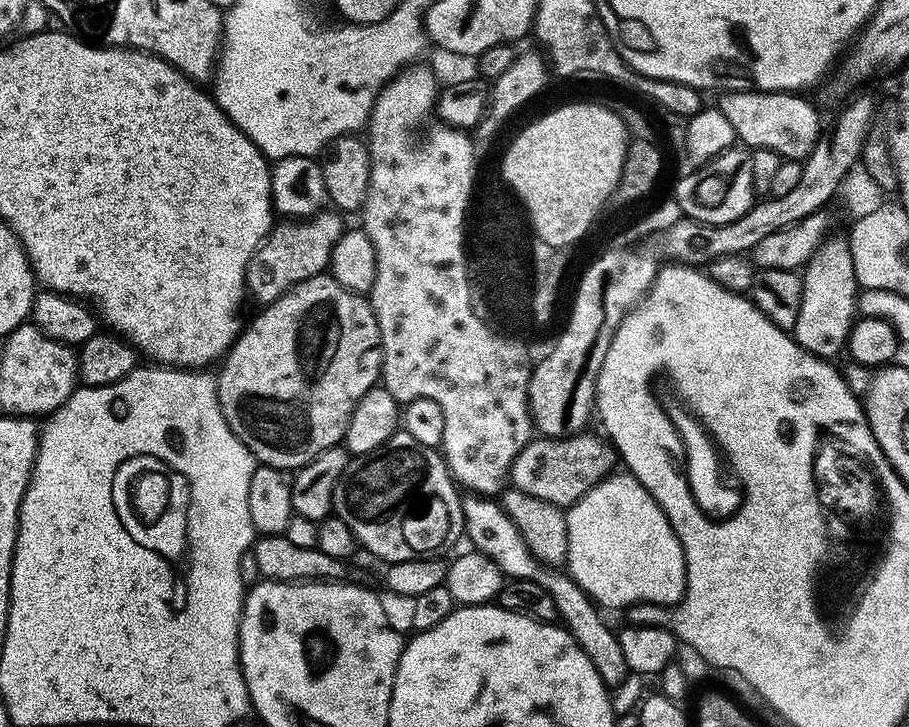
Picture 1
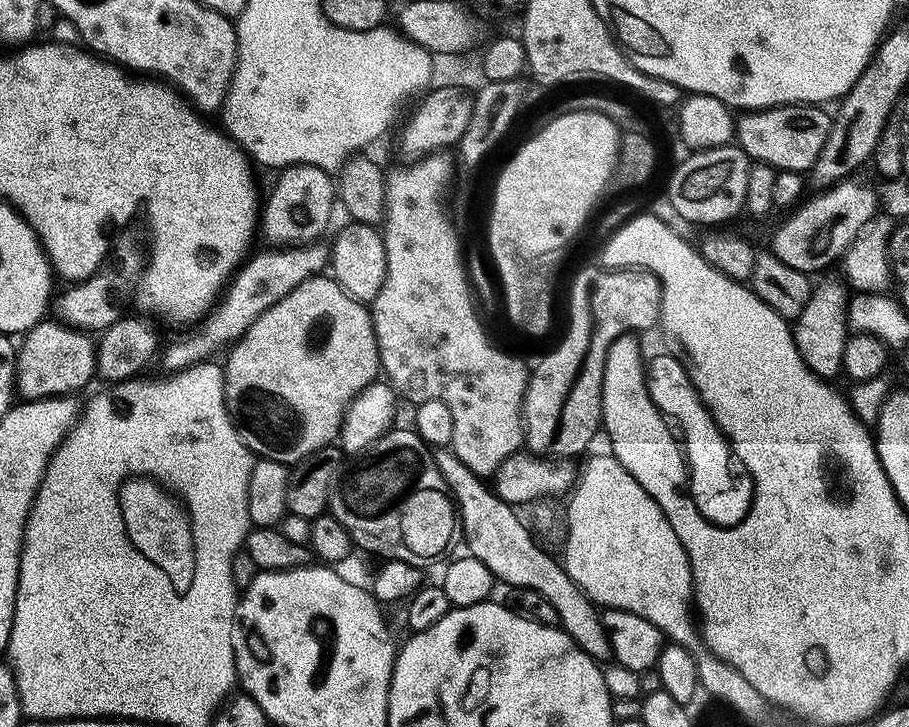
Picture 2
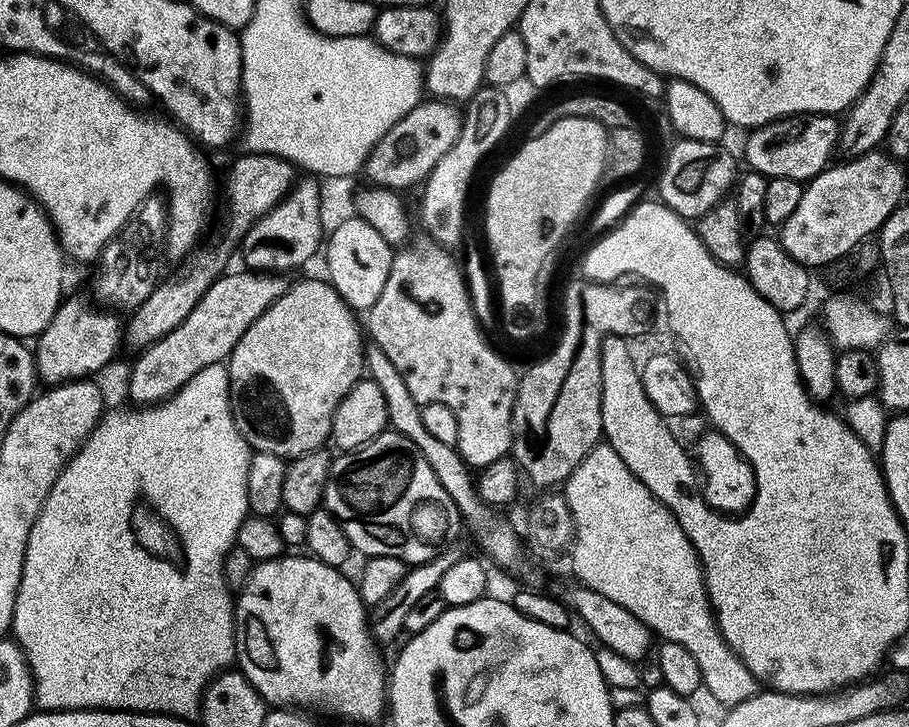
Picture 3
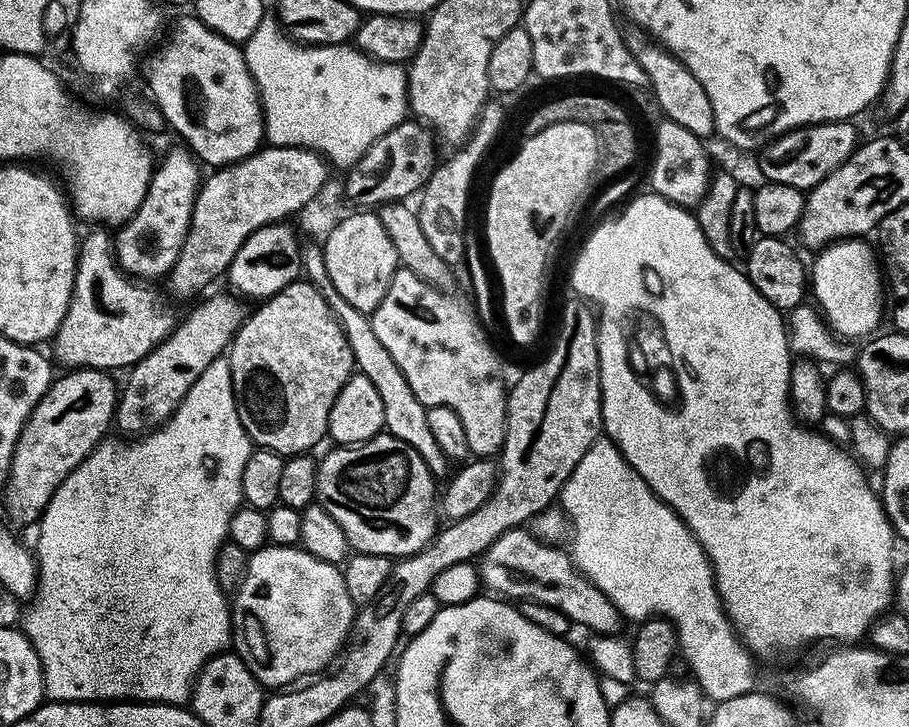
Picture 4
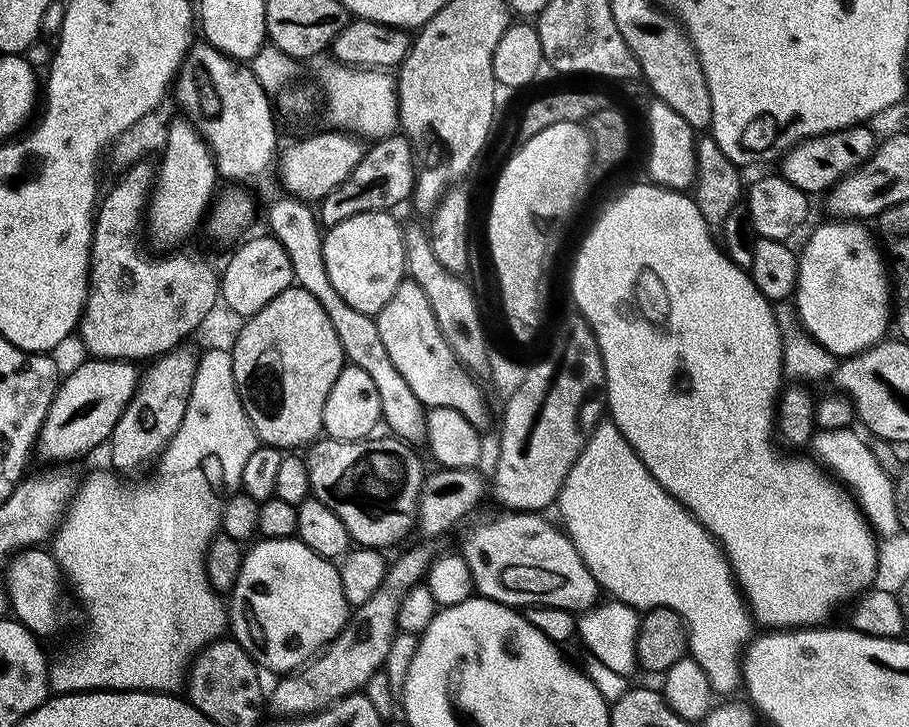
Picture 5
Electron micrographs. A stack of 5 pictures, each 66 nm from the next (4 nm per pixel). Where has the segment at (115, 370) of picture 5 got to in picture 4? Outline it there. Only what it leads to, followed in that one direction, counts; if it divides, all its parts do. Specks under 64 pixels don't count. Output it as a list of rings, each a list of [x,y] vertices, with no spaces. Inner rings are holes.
[[[74,368],[57,375],[48,393],[38,402],[22,430],[16,443],[12,465],[8,471],[8,486],[3,489],[2,496],[12,507],[16,516],[39,517],[44,507],[50,502],[54,490],[99,446],[100,441],[109,435],[116,414],[118,384],[111,380],[109,373],[103,368]]]

